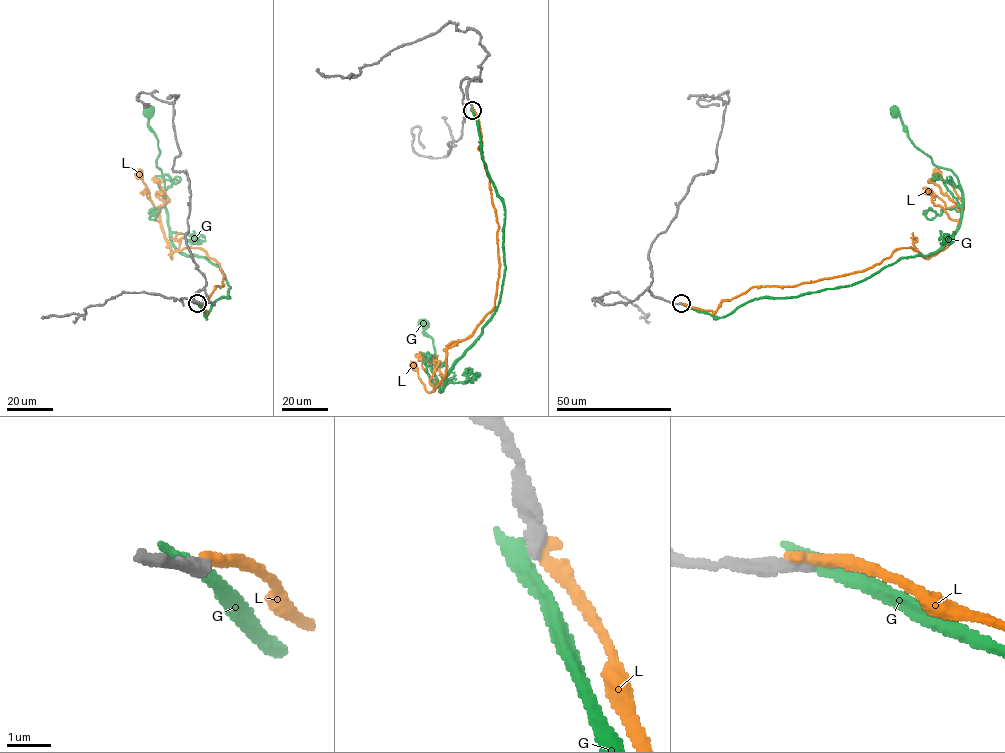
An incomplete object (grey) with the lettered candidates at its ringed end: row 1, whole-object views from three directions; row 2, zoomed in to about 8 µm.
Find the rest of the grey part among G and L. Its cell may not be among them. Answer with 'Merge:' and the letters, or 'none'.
Merge: none

